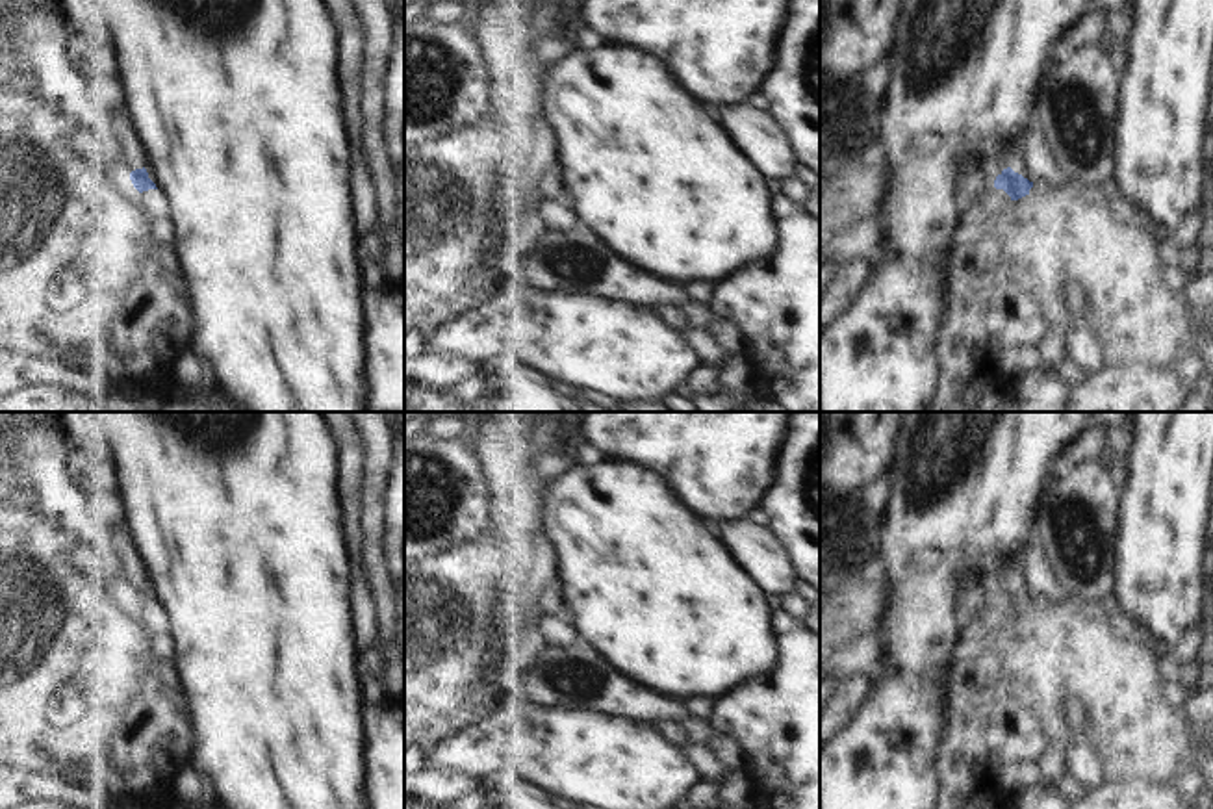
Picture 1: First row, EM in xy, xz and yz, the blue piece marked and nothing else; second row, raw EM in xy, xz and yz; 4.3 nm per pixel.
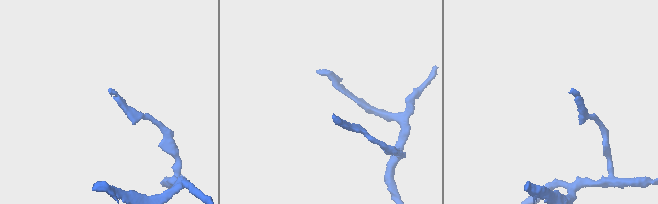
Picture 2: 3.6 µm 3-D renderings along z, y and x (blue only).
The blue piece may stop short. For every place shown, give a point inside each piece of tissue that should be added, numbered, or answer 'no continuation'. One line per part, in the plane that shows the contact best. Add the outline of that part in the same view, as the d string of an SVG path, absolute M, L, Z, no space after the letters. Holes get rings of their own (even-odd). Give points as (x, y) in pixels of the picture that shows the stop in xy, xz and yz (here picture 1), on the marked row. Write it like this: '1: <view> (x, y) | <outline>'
no continuation

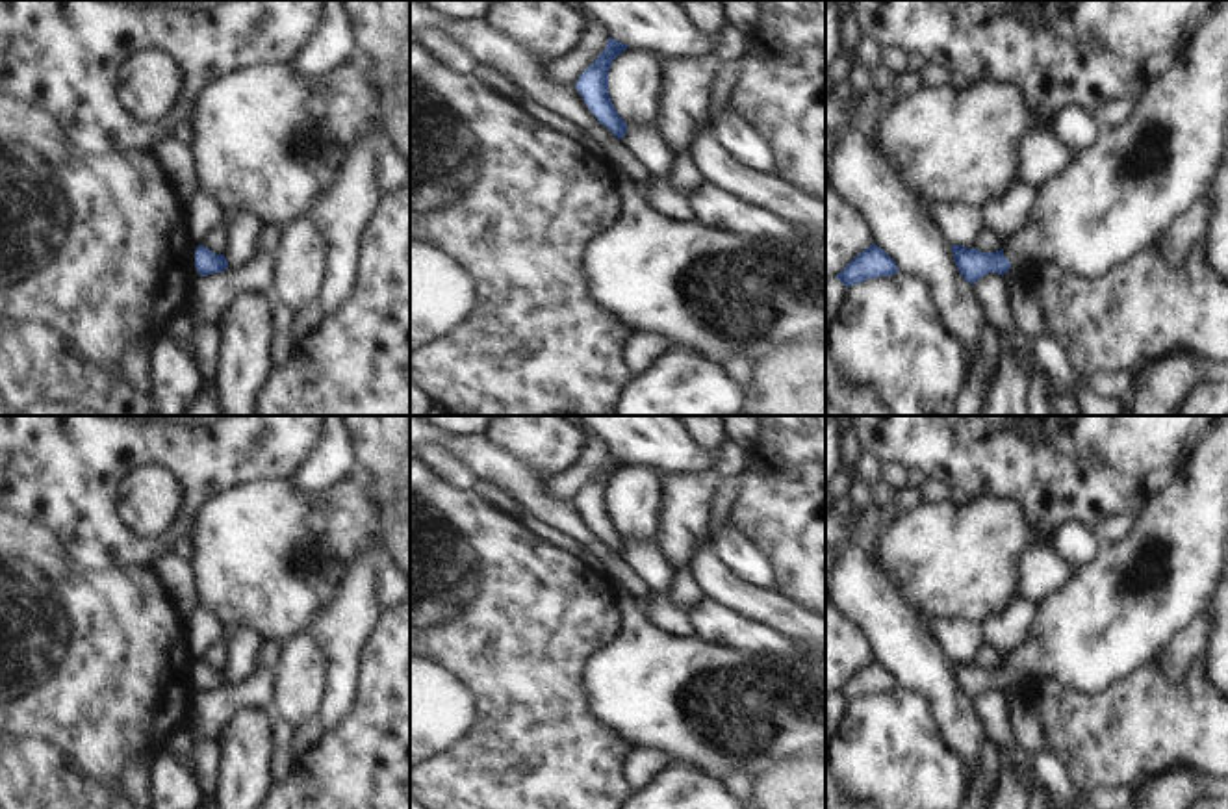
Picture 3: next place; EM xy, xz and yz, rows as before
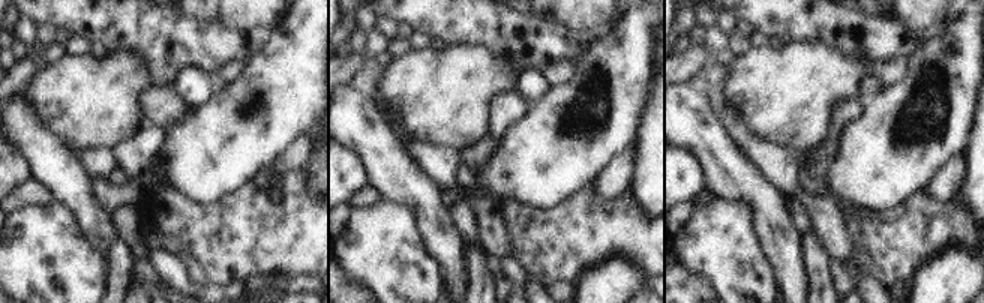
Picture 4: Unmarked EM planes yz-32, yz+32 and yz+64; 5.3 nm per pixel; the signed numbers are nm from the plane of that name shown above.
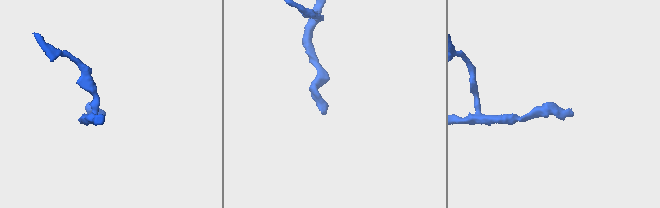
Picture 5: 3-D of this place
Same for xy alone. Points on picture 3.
no continuation

